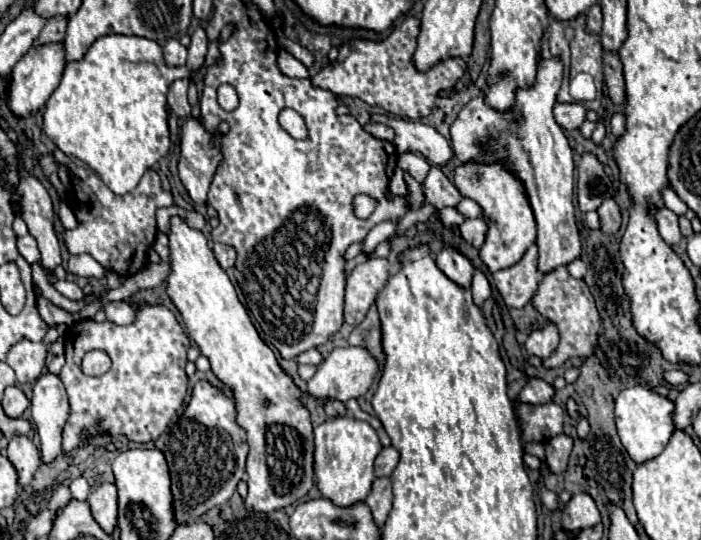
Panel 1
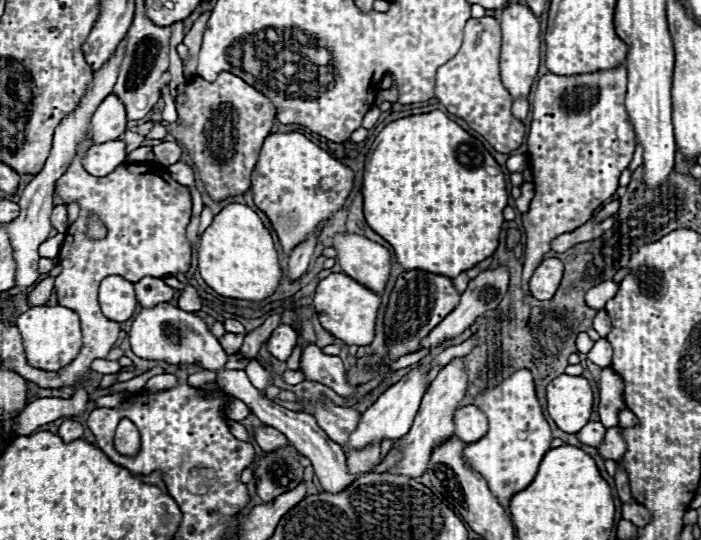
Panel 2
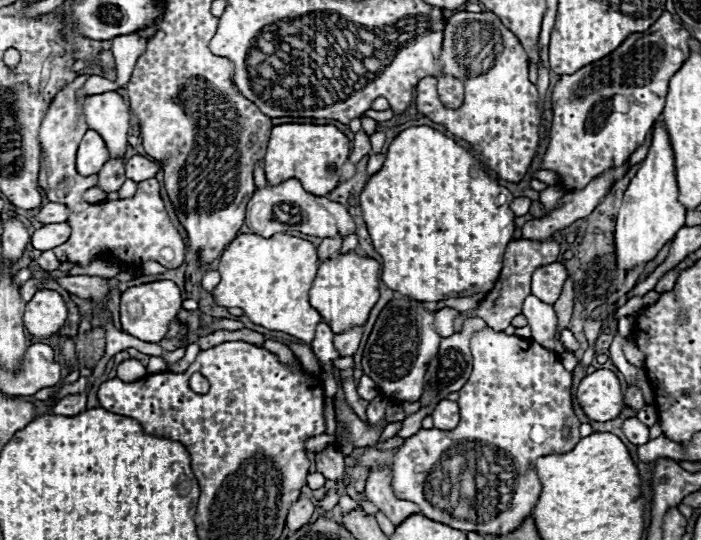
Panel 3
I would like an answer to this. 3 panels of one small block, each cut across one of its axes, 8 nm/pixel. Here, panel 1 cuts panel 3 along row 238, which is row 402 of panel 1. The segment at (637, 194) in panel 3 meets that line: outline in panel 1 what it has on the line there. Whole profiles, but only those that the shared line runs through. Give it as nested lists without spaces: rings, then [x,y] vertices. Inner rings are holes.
[[[644,386],[626,388],[618,394],[616,410],[614,410],[618,436],[620,436],[626,452],[630,454],[630,458],[636,464],[652,460],[652,458],[656,458],[656,454],[660,454],[664,450],[664,446],[668,444],[668,440],[674,432],[672,410],[674,410],[674,404],[668,398],[654,394],[654,392],[650,392],[650,388],[644,388]]]

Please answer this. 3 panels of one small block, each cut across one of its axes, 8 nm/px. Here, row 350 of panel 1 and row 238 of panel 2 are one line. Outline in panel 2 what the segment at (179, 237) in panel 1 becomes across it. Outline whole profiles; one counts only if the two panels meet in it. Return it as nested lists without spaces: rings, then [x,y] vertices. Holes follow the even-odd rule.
[[[230,204],[214,216],[214,222],[200,238],[198,270],[204,282],[220,296],[248,302],[262,302],[272,296],[282,280],[282,266],[270,228],[244,204]]]

